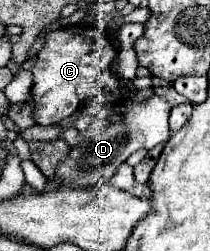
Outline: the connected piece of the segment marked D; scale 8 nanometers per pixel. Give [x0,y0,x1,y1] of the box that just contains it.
[56,94,170,188]

